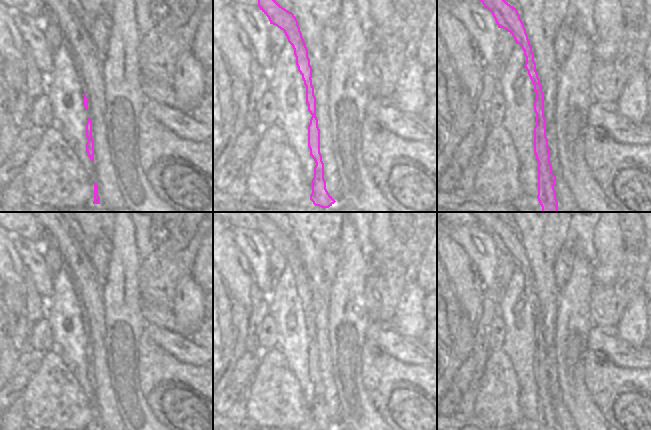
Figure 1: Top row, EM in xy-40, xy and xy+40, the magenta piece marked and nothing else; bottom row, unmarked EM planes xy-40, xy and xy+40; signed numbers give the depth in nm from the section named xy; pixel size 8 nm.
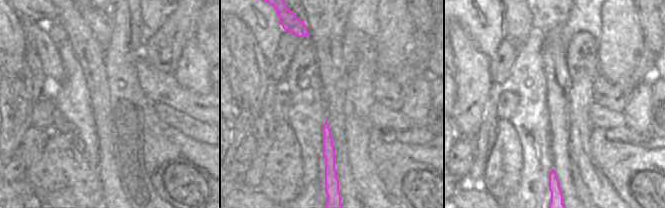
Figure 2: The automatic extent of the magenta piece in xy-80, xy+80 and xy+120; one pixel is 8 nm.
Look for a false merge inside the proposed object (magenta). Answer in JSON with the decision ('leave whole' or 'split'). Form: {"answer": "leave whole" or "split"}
{"answer": "leave whole"}

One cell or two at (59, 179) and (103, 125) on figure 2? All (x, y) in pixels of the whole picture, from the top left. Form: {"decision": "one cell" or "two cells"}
{"decision": "two cells"}

